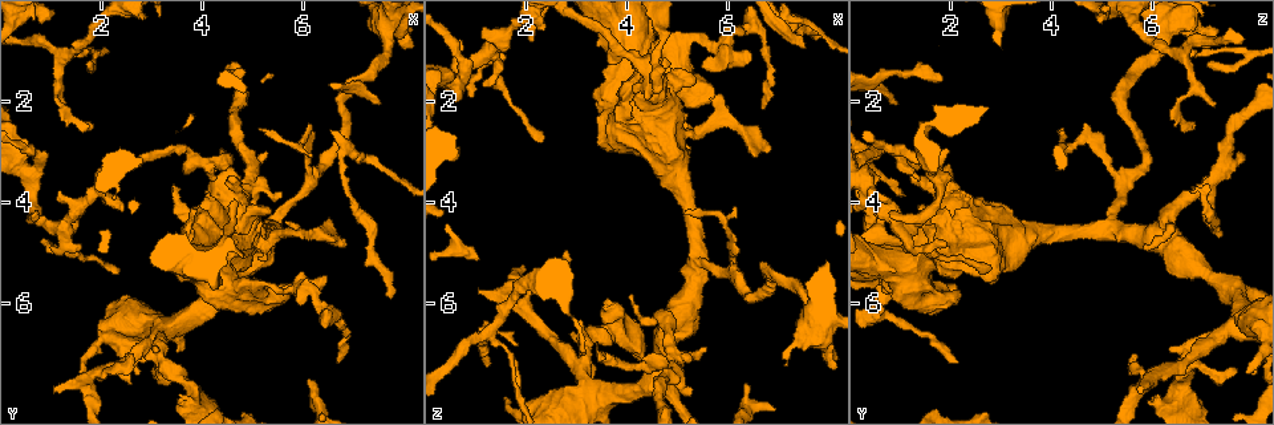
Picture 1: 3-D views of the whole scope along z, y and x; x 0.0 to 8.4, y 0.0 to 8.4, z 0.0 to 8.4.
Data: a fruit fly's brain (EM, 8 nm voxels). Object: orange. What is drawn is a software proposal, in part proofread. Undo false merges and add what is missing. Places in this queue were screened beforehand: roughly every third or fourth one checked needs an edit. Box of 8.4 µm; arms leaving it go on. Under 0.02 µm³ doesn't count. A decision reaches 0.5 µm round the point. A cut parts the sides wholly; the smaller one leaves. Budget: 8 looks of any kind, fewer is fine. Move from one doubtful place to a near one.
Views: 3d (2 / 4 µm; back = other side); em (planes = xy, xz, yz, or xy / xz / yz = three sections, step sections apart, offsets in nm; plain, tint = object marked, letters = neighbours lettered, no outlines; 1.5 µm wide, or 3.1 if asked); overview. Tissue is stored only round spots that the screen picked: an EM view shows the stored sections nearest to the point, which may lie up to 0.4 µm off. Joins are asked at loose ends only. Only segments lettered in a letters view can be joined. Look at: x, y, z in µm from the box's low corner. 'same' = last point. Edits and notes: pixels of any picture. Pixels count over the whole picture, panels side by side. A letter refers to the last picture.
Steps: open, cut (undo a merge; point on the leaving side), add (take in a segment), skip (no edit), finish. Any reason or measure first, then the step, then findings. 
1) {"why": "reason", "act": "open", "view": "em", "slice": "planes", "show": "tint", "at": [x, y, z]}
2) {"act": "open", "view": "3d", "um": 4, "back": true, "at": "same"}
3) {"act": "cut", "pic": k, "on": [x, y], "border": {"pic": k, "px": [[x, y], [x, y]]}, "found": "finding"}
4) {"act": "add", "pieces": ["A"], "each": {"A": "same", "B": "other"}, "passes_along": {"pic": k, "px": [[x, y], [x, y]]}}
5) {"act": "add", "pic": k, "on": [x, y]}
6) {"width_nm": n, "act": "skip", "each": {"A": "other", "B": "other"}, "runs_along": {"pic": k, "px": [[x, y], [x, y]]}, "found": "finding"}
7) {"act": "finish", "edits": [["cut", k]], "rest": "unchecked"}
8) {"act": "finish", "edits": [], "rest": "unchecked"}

{"why": "sudden change in width", "act": "open", "view": "em", "slice": "planes", "show": "plain", "at": [1.30, 1.10, 6.60]}

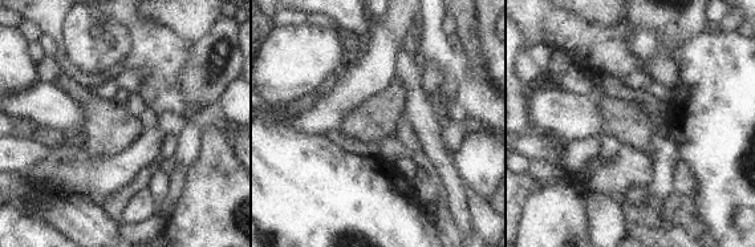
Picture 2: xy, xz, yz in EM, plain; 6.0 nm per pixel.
{"act": "open", "view": "em", "slice": "planes", "show": "letters", "at": "same"}

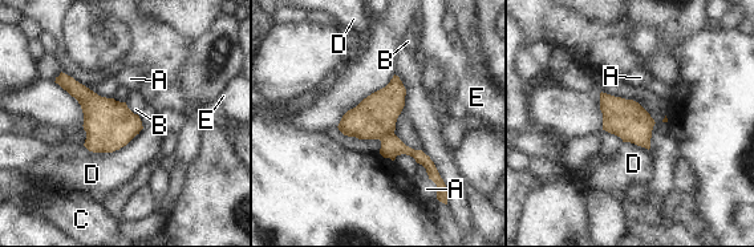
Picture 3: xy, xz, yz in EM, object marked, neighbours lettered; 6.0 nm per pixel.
{"act": "cut", "pic": 3, "on": [376, 116], "each": {"A": "other", "B": "other", "C": "other", "D": "other", "E": "other"}, "border": {"pic": 3, "px": [[393, 132], [380, 140]]}, "found": "two neurons meet here"}

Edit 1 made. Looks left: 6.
{"act": "open", "view": "overview"}

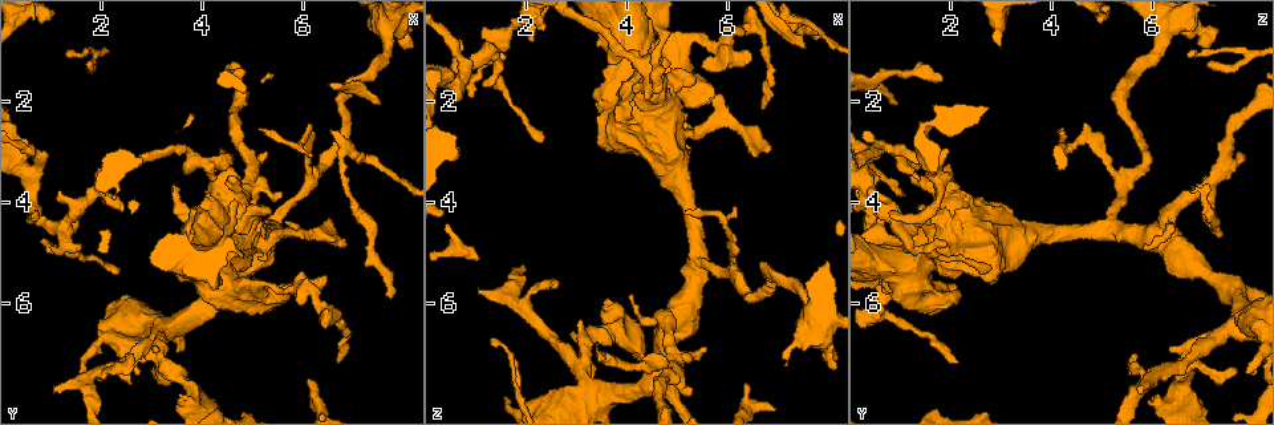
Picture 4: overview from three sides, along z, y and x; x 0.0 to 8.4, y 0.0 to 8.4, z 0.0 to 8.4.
{"why": "thin end", "act": "open", "view": "em", "slice": "planes", "show": "letters", "at": [0.90, 4.80, 1.90]}

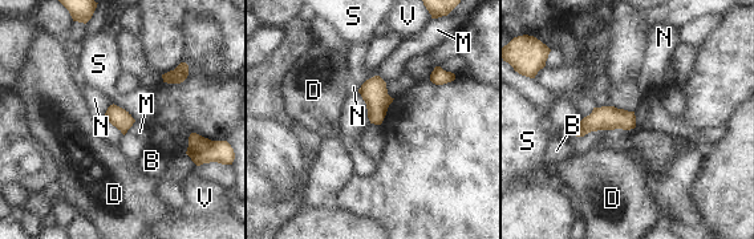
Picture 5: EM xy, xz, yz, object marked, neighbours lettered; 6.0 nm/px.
{"longest_contact_nm": ["M", 110], "act": "skip", "each": {"B": "other", "D": "other", "M": "other", "N": "other", "S": "other", "V": "other"}, "found": "no lettered segment goes on from it"}

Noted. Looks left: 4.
{"why": "calibre changes", "act": "open", "view": "3d", "um": 4, "back": true, "at": [5.35, 4.80, 2.65]}

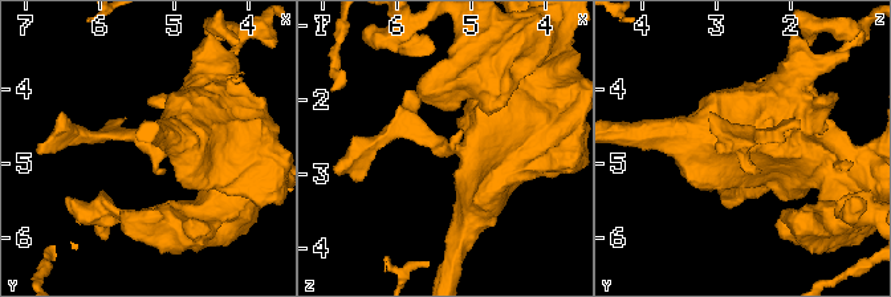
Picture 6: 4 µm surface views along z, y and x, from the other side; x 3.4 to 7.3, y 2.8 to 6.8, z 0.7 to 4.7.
{"act": "open", "view": "em", "slice": "yz", "step": 8, "show": "tint", "at": [5.30, 4.80, 2.70]}

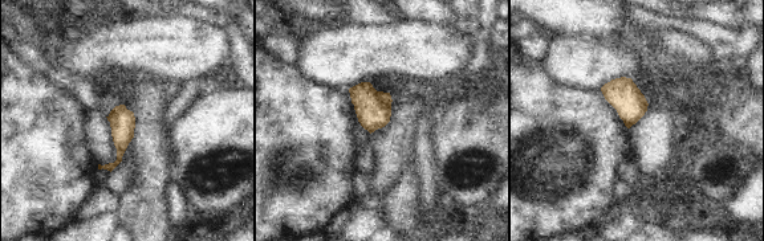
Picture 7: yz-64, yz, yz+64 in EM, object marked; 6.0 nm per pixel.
{"act": "open", "view": "em", "slice": "planes", "show": "letters", "at": "same"}

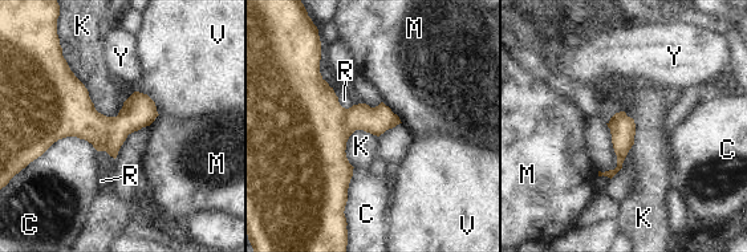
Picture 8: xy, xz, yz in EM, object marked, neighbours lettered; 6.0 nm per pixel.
{"act": "skip", "each": {"C": "other", "K": "other", "M": "other", "R": "other", "V": "other", "Y": "other"}, "border": {"pic": 8, "px": [[61, 53], [93, 106], [116, 117]]}, "found": "continuous, no second neuron"}

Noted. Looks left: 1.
{"act": "finish", "edits": [["cut", 3]], "rest": "unchecked"}

